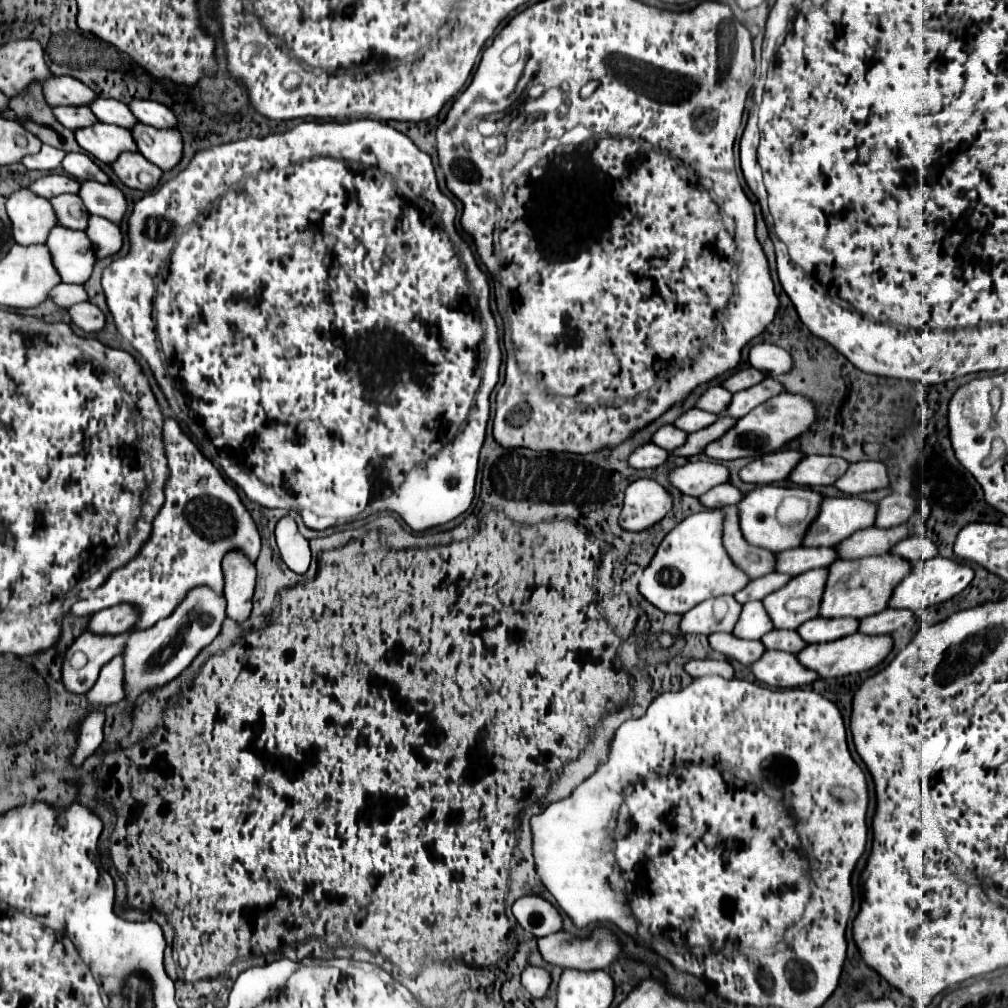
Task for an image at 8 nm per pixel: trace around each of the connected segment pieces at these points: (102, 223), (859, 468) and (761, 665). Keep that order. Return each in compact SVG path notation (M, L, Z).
M90 217L90 225L86 229L86 235L90 237L96 255L102 257L110 257L114 253L118 253L122 249L122 231L116 223L104 219L104 217Z
M860 461L852 463L844 477L836 481L836 487L844 493L858 495L864 491L876 491L890 485L888 469L882 461Z
M766 651L760 661L752 663L752 673L758 681L780 689L802 687L818 679L816 671L806 669L796 655L784 651Z

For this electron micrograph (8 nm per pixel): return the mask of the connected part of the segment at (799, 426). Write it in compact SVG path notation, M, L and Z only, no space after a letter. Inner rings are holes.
M780 393L774 399L768 399L764 405L752 409L748 415L738 419L736 427L730 429L722 439L710 443L706 447L706 455L712 459L740 459L740 457L752 457L758 459L762 455L778 451L788 441L800 437L806 433L812 423L816 421L816 407L810 399L794 393Z

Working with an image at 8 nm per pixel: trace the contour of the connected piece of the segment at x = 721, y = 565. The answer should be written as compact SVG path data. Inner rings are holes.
M704 511L686 517L660 543L652 563L644 569L640 579L640 593L664 613L686 613L698 603L718 597L734 595L748 585L748 575L734 565L722 545L724 513Z

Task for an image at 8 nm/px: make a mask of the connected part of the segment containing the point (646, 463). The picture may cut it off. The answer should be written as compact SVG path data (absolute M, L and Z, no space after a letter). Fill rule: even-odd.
M646 443L640 449L636 449L630 457L628 463L636 469L656 469L658 465L662 465L668 459L668 451L660 449L654 443Z

